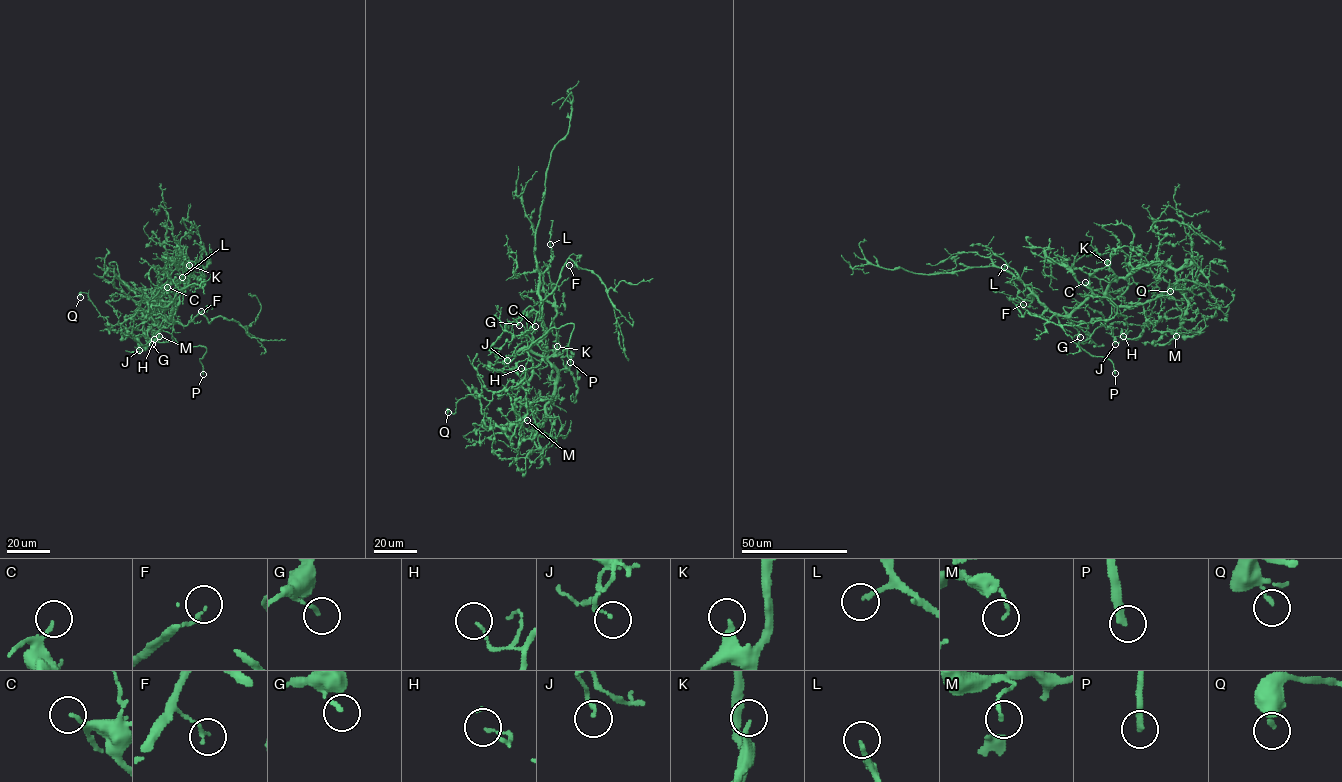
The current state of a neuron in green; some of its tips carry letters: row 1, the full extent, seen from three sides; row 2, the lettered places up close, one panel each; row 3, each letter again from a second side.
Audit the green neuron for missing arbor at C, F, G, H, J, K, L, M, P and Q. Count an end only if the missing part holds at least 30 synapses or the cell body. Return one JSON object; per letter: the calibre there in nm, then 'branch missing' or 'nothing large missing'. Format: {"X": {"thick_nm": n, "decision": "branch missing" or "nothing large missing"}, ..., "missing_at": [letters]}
{"C": {"thick_nm": 120, "decision": "nothing large missing"}, "F": {"thick_nm": 120, "decision": "nothing large missing"}, "G": {"thick_nm": 150, "decision": "nothing large missing"}, "H": {"thick_nm": 100, "decision": "nothing large missing"}, "J": {"thick_nm": 120, "decision": "nothing large missing"}, "K": {"thick_nm": 200, "decision": "branch missing"}, "L": {"thick_nm": 160, "decision": "nothing large missing"}, "M": {"thick_nm": 130, "decision": "nothing large missing"}, "P": {"thick_nm": 280, "decision": "branch missing"}, "Q": {"thick_nm": 160, "decision": "nothing large missing"}, "missing_at": ["K", "P"]}

